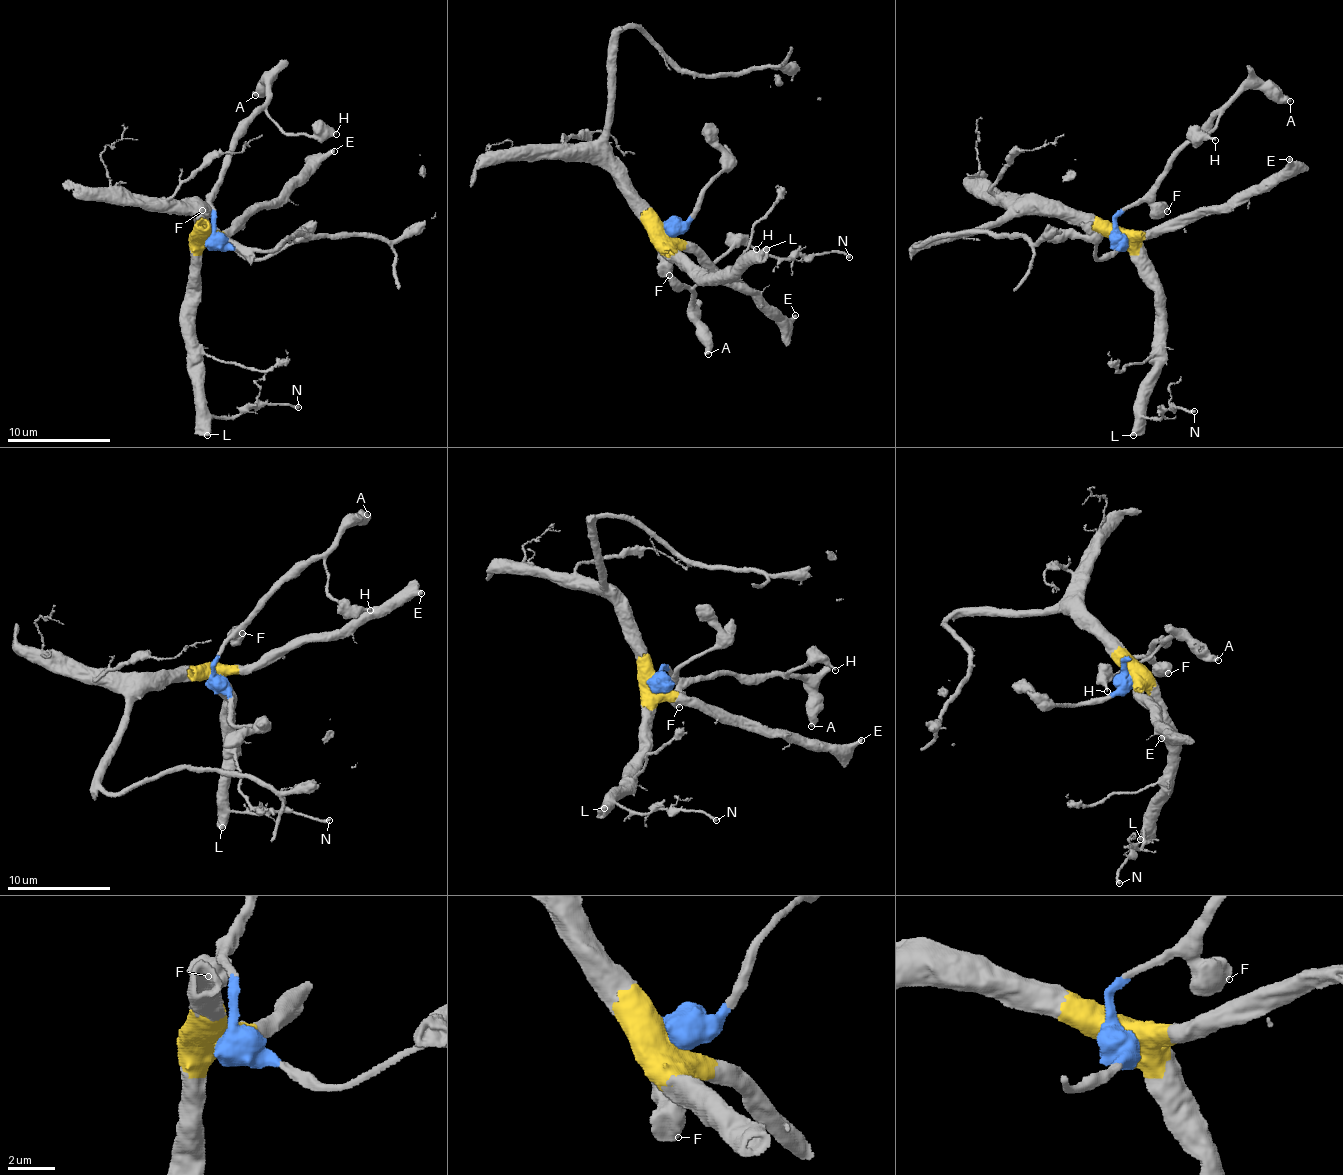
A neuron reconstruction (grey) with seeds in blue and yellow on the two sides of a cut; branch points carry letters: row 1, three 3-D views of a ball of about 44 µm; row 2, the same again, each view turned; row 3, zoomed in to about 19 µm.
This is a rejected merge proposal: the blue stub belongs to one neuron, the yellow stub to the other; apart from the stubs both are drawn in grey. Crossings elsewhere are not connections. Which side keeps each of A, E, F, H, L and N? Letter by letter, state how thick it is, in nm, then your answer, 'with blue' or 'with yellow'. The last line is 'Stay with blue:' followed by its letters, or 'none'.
A: 440 nm thick; with blue
E: 320 nm thick; with yellow
F: 750 nm thick; with blue
H: 190 nm thick; with blue
L: 600 nm thick; with yellow
N: 200 nm thick; with yellow
Stay with blue: A, F, H

